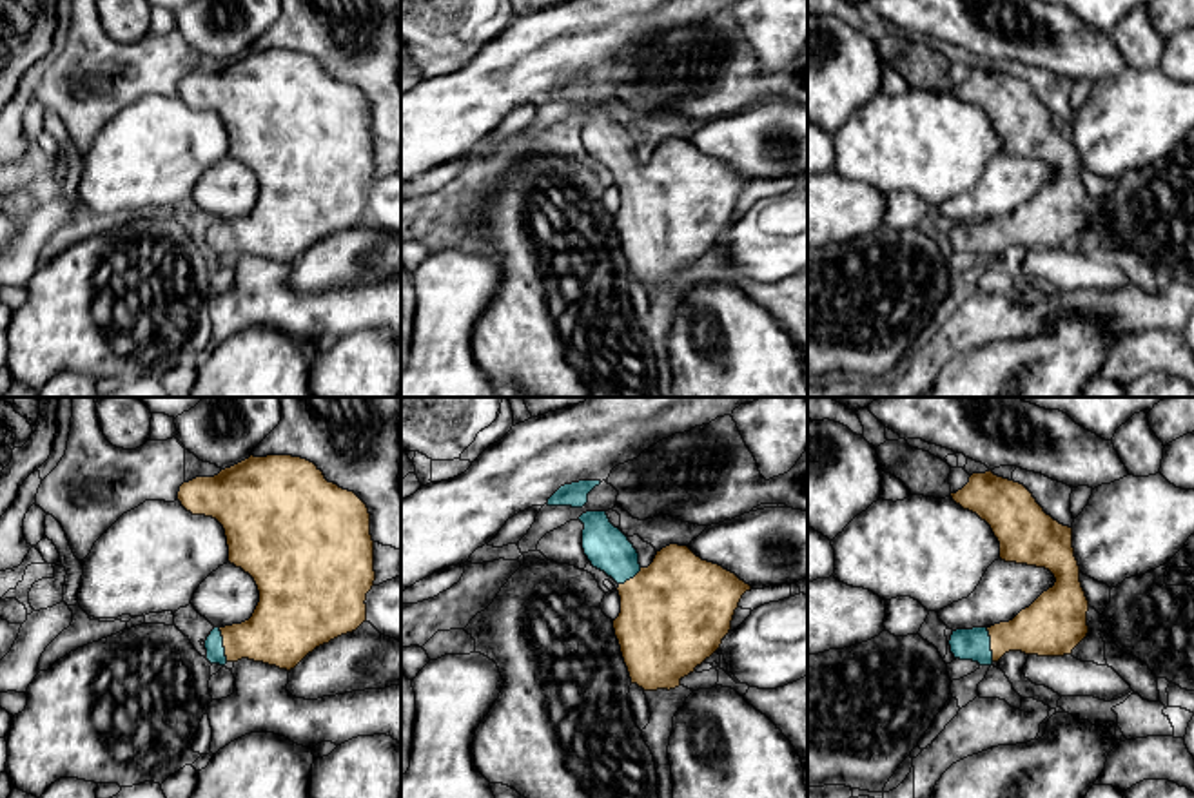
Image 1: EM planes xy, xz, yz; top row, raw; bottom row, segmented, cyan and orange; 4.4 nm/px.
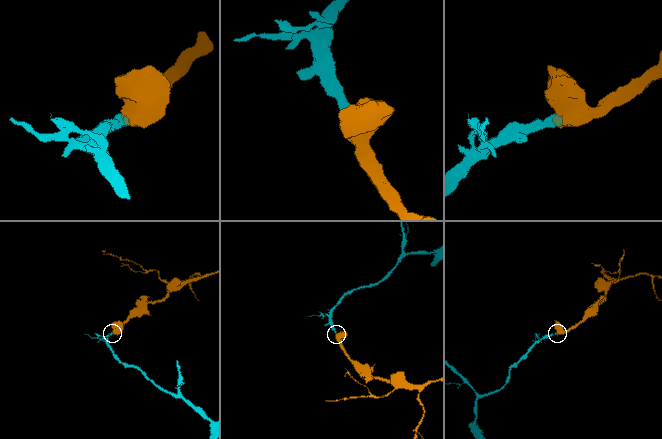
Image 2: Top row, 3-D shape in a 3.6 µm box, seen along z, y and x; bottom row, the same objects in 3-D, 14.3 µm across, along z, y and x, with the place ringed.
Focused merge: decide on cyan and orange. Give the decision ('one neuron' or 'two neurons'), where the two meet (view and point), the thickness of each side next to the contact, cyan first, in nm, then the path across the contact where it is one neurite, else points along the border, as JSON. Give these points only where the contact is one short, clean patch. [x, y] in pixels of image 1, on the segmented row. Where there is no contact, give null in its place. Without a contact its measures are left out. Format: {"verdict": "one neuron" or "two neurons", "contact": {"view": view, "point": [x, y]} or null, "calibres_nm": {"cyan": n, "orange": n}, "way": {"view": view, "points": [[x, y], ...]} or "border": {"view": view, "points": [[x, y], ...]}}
{"verdict": "one neuron", "contact": {"view": "xy", "point": [222, 644]}, "calibres_nm": {"cyan": 80, "orange": 280}, "way": {"view": "xy", "points": [[215, 648], [222, 644], [276, 633]]}}

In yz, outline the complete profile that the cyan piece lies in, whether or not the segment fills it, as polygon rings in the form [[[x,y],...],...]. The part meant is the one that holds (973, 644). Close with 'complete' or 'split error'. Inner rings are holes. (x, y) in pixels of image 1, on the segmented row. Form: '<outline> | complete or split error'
[[[991,470],[973,473],[951,497],[991,526],[1002,560],[1045,568],[1056,579],[1052,588],[1013,620],[953,631],[949,646],[954,658],[991,666],[1009,651],[1071,655],[1089,633],[1089,600],[1080,582],[1072,528],[1047,515],[1023,484]]] | split error

